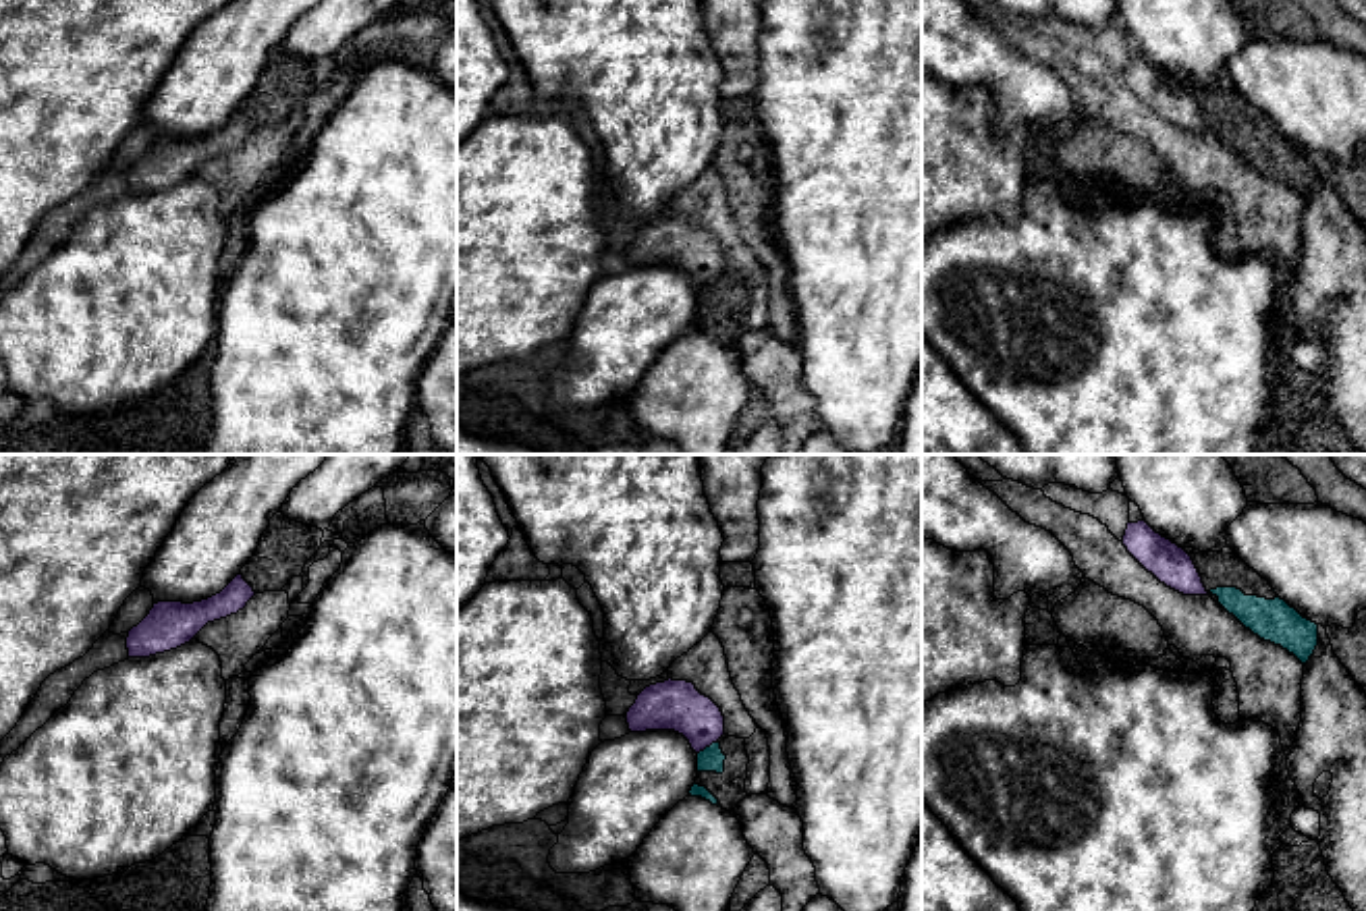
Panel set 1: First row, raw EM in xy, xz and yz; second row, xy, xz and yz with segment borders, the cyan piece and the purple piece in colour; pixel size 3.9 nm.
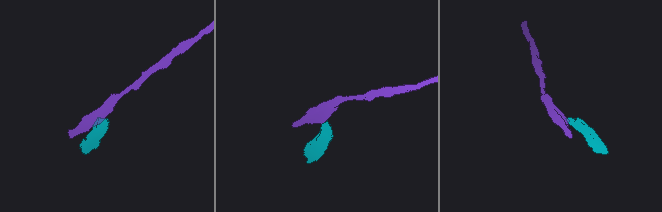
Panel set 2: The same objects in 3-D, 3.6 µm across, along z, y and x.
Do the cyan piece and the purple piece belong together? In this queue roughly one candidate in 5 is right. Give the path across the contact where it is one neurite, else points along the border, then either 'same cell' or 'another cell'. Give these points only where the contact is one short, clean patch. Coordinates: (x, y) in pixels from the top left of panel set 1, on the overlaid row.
along xz (717, 739), (698, 754) | another cell

